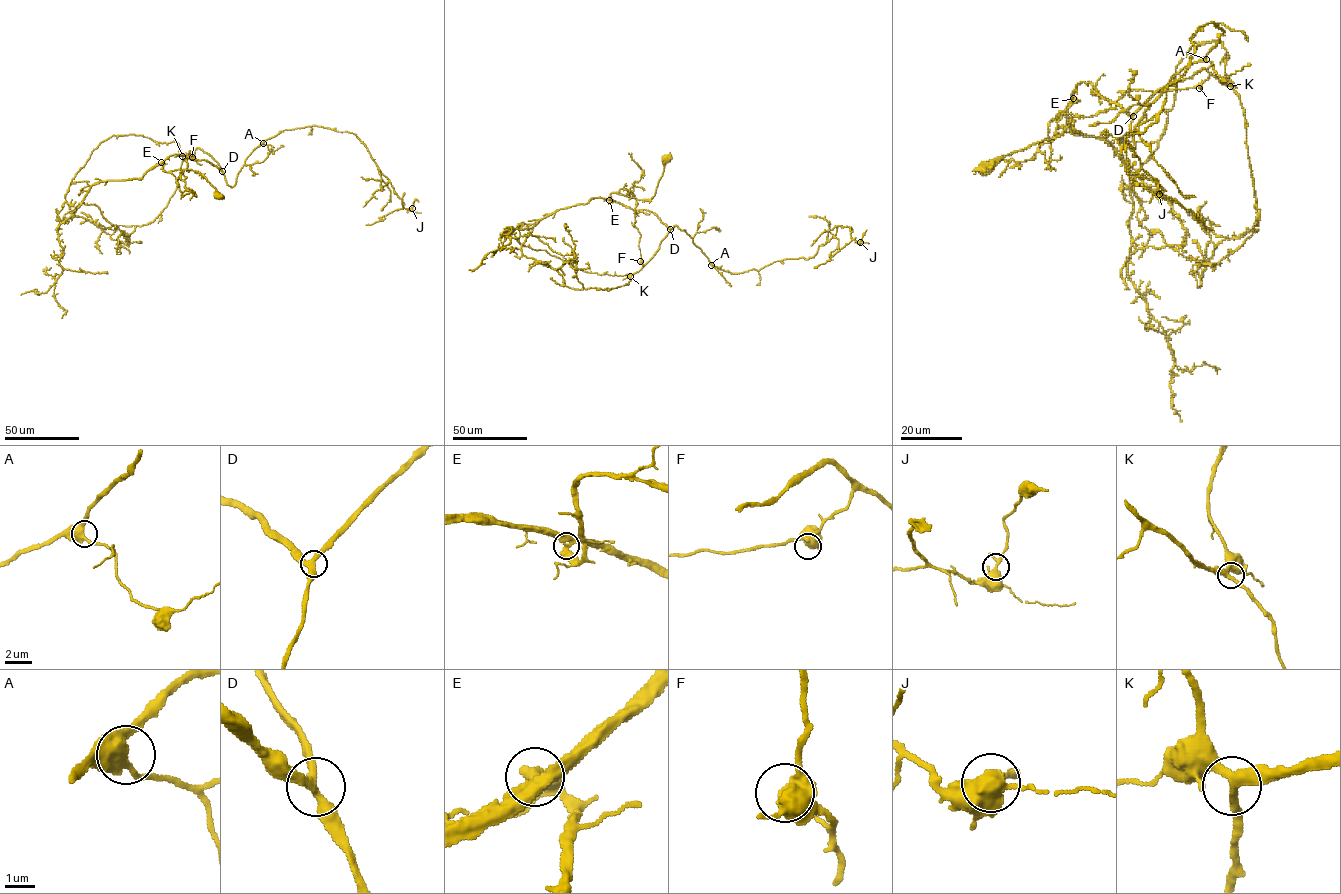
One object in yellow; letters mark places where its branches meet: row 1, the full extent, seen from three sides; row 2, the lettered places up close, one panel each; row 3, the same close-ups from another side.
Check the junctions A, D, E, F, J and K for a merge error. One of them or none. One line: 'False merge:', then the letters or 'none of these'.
False merge: none of these

